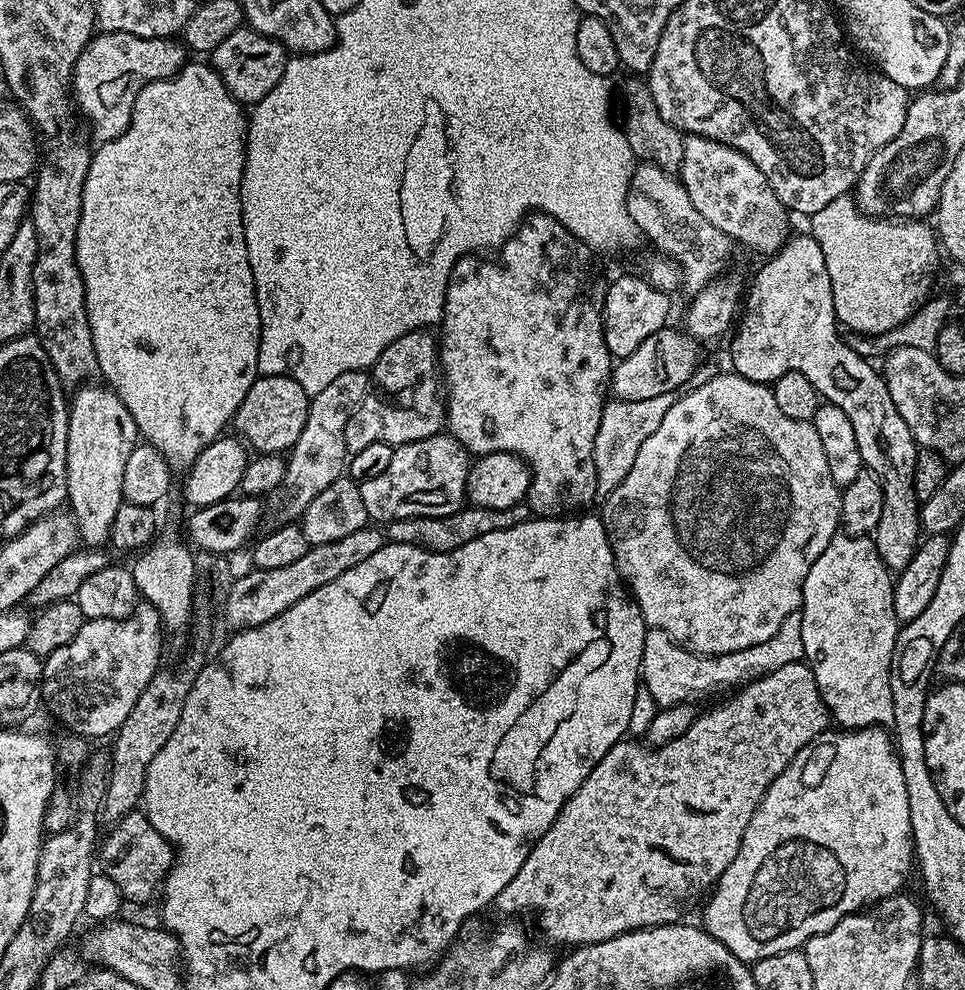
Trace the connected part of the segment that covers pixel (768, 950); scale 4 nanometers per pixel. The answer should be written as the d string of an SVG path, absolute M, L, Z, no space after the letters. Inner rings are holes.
M883 727L853 728L851 730L826 730L815 736L809 744L802 746L798 754L774 778L774 782L766 790L758 810L754 810L754 818L750 818L750 826L746 826L746 834L742 834L742 846L738 846L738 854L734 854L734 862L726 866L720 880L711 889L707 897L708 905L704 908L704 921L702 927L709 932L730 954L745 962L755 962L762 958L770 958L770 954L789 952L795 948L803 949L804 943L823 932L829 932L842 918L852 916L855 912L867 909L877 900L885 900L887 896L897 895L900 888L908 880L908 875L914 872L914 845L912 842L912 823L910 822L910 798L906 790L906 778L900 765L894 740L888 736Z

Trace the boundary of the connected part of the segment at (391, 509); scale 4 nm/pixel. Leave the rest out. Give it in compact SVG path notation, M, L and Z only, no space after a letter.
M450 434L393 447L390 467L383 474L359 481L362 503L366 505L369 521L387 526L398 518L454 514L466 504L469 467L468 449L462 447Z

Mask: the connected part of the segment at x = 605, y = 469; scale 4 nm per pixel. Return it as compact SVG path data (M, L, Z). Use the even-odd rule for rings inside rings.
M667 392L658 398L646 398L640 402L612 398L605 403L602 422L598 426L598 438L594 438L597 497L609 496L620 485L622 478L630 474L630 466L634 466L634 458L638 458L638 450L642 450L642 442L646 442L646 438L658 430L666 410L674 406L676 397L677 393Z

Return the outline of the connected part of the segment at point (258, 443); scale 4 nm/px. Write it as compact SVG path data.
M259 375L242 398L242 406L238 406L236 415L230 424L235 435L256 454L284 454L298 442L298 434L302 434L302 426L306 426L310 397L294 378L289 376Z

